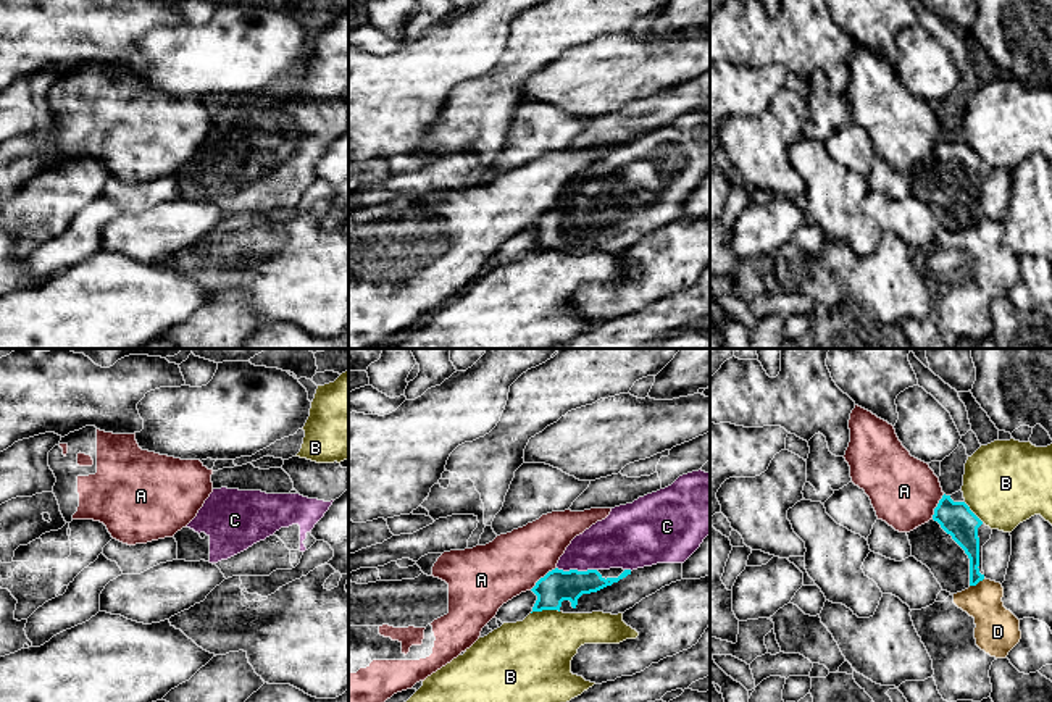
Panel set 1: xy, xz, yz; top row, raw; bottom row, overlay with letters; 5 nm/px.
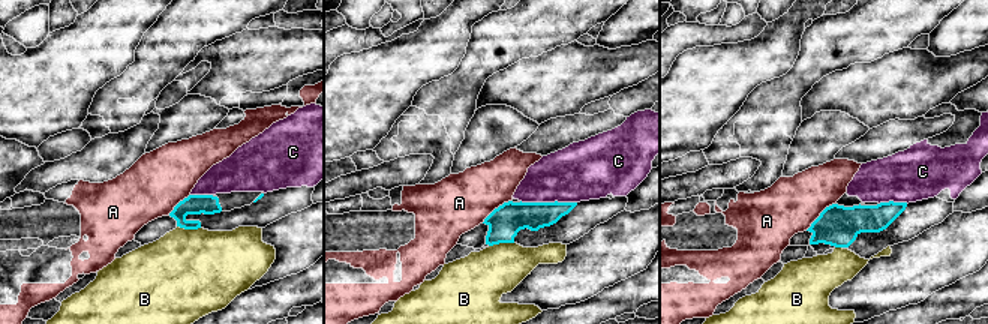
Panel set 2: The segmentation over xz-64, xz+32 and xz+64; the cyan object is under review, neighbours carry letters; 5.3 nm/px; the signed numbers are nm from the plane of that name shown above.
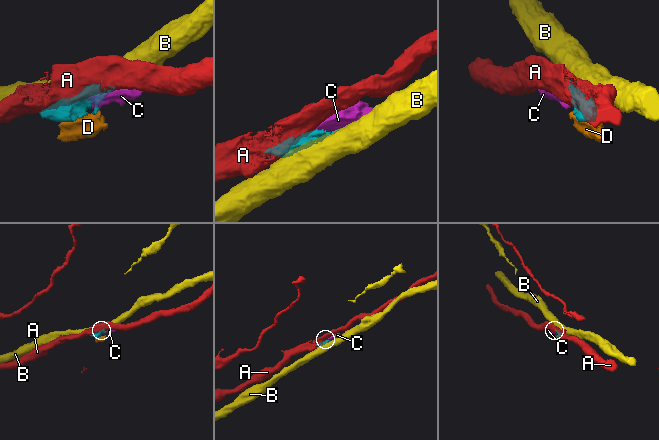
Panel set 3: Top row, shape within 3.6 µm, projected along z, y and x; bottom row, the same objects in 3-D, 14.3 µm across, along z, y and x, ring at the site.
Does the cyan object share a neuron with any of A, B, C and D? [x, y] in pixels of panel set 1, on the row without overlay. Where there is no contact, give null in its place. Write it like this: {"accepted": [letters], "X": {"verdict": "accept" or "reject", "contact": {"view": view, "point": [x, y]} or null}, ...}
{"accepted": ["C"], "A": {"verdict": "reject", "contact": {"view": "xz", "point": [544, 215]}}, "B": {"verdict": "reject", "contact": {"view": "xz", "point": [544, 247]}}, "C": {"verdict": "accept", "contact": {"view": "xz", "point": [576, 208]}}, "D": {"verdict": "reject", "contact": {"view": "yz", "point": [976, 221]}}}

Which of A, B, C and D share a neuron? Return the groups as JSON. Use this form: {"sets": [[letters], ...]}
{"sets": [["A"], ["B"], ["C"], ["D"]]}

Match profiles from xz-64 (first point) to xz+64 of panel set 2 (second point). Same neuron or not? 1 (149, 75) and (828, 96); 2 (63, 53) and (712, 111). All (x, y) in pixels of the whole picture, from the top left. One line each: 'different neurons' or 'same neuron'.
1: different neurons
2: same neuron

